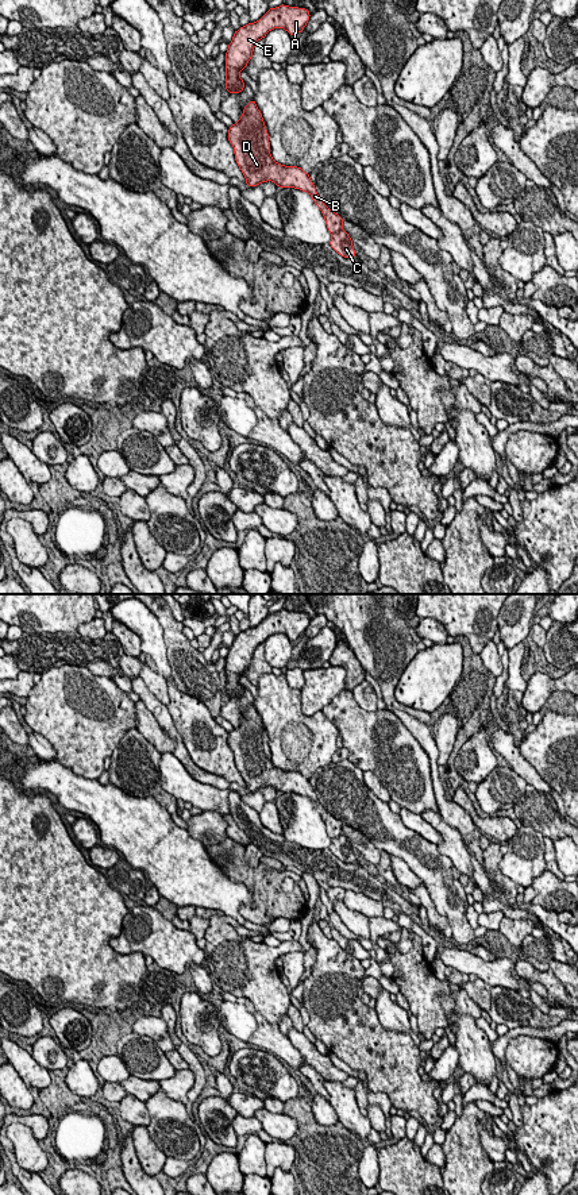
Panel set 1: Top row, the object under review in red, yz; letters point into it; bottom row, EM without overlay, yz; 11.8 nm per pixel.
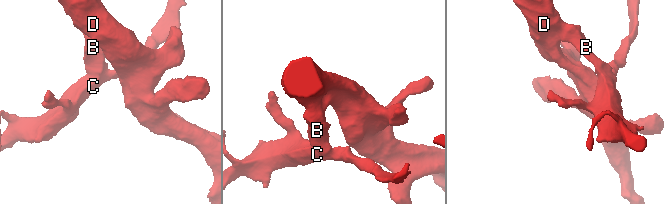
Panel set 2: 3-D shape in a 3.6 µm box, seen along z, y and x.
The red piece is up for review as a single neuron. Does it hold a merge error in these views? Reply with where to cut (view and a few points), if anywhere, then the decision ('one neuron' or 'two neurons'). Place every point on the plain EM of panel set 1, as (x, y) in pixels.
cut in yz along (342, 833), (332, 839); two neurons

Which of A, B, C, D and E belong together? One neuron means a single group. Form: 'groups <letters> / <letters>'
groups A B D E / C

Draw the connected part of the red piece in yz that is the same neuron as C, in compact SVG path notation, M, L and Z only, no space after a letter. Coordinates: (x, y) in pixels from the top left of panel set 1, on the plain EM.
M342 833L338 837L332 839L332 844L330 845L330 851L344 863L355 863L357 857L352 852L352 845L348 839Z

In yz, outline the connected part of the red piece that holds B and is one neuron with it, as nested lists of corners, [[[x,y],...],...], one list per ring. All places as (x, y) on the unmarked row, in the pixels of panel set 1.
[[[255,705],[248,706],[240,725],[228,733],[228,745],[234,751],[235,766],[246,782],[247,791],[274,786],[278,793],[304,795],[321,816],[330,839],[342,834],[343,822],[321,806],[309,779],[301,772],[284,771],[271,763],[269,739]]]

